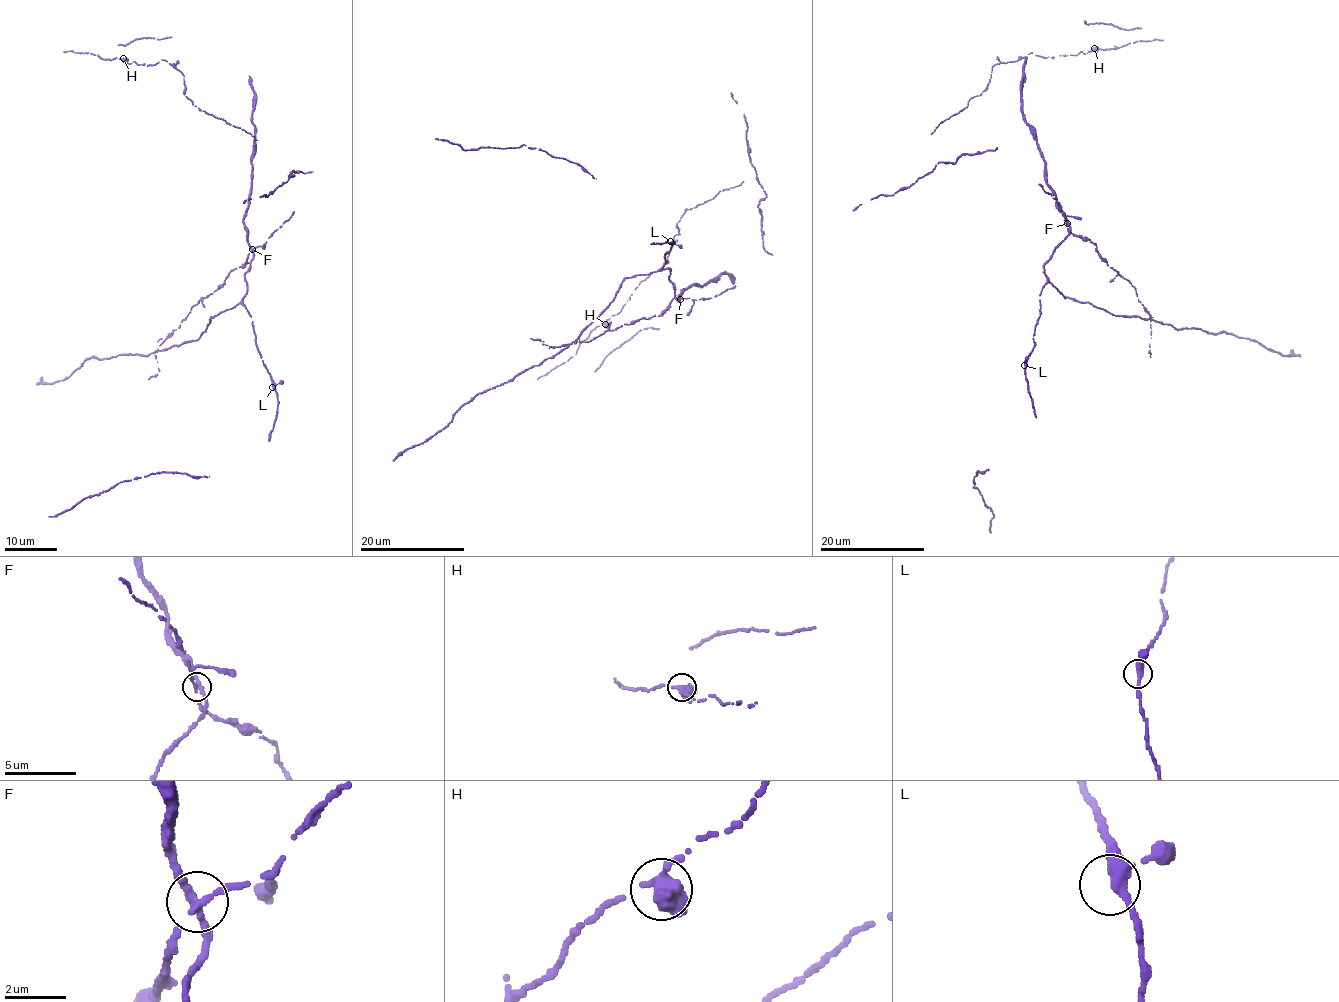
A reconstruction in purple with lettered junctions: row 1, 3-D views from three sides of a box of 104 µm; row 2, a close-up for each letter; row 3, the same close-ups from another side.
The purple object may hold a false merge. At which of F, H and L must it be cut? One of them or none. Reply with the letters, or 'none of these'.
F

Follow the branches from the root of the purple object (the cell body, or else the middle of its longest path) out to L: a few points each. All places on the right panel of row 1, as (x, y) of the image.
L: (1067, 222), (1070, 232), (1044, 266), (1046, 282), (1040, 295), (1040, 316), (1033, 338), (1034, 346), (1024, 365)

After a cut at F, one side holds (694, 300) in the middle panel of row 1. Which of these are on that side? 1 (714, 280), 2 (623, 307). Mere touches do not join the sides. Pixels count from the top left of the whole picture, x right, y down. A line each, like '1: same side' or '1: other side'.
1: other side
2: other side

